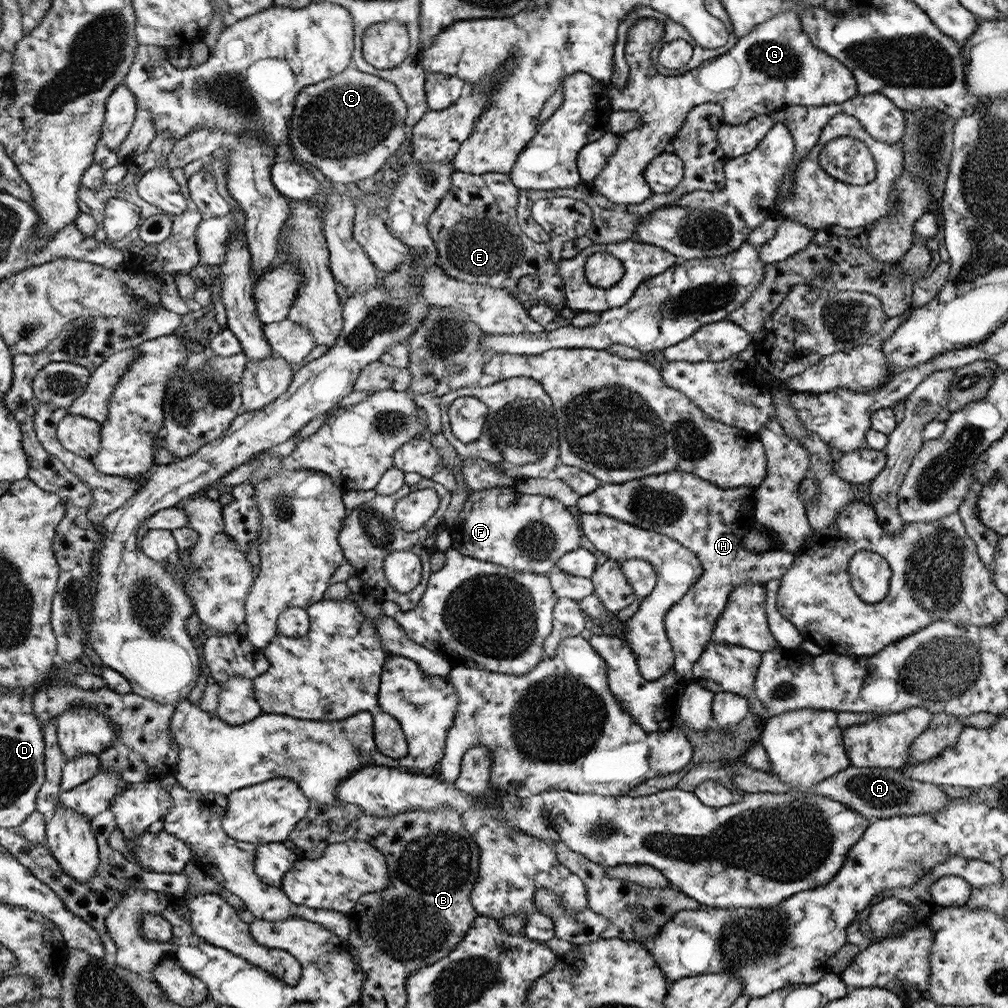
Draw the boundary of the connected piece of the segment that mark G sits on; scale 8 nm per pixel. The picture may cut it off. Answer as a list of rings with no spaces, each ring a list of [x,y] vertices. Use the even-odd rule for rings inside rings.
[[[784,10],[776,14],[758,25],[753,33],[740,38],[722,56],[676,77],[662,76],[650,61],[650,52],[664,37],[664,28],[662,22],[644,18],[626,31],[624,53],[630,76],[624,86],[612,83],[609,88],[614,111],[635,110],[643,120],[640,128],[618,138],[618,148],[592,182],[614,204],[641,204],[653,196],[645,181],[645,168],[660,153],[668,151],[667,146],[682,130],[685,118],[695,106],[720,103],[725,127],[729,128],[746,124],[762,114],[770,115],[779,108],[840,104],[857,94],[857,79],[850,68],[810,43],[794,12]]]

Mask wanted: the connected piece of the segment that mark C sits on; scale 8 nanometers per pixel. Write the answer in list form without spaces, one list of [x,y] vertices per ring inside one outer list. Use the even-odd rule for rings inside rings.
[[[351,65],[341,74],[334,75],[325,81],[306,86],[298,93],[293,117],[290,122],[290,144],[295,160],[303,160],[313,164],[326,178],[334,184],[343,186],[348,182],[358,182],[374,176],[382,164],[394,156],[394,152],[404,144],[406,132],[405,122],[409,110],[401,92],[394,83],[378,78],[372,74],[365,74]]]

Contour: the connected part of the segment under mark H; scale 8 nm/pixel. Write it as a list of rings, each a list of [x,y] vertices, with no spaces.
[[[673,471],[662,473],[659,476],[648,475],[646,478],[621,484],[602,484],[595,492],[582,496],[578,500],[576,508],[579,509],[580,514],[602,514],[668,536],[676,543],[688,548],[703,564],[701,578],[691,586],[689,592],[677,602],[677,605],[665,617],[666,634],[675,652],[673,667],[686,681],[692,681],[694,665],[700,660],[701,654],[705,652],[706,645],[710,643],[714,625],[718,624],[722,613],[725,612],[733,590],[748,581],[762,586],[775,578],[780,579],[795,561],[796,554],[782,550],[768,551],[767,553],[746,550],[744,539],[750,535],[750,530],[755,523],[756,490],[757,488],[746,488],[746,486],[722,489],[694,474]]]

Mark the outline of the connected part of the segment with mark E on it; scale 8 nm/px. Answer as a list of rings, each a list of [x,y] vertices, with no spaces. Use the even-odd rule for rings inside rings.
[[[456,170],[451,176],[449,193],[429,218],[428,229],[436,244],[437,264],[456,281],[505,288],[524,302],[525,307],[539,302],[552,304],[559,310],[566,300],[564,282],[558,276],[561,246],[552,248],[550,241],[538,242],[521,229],[517,218],[519,189],[509,174],[468,174]],[[524,276],[536,276],[539,280],[539,288],[532,294],[517,294],[517,282]]]

